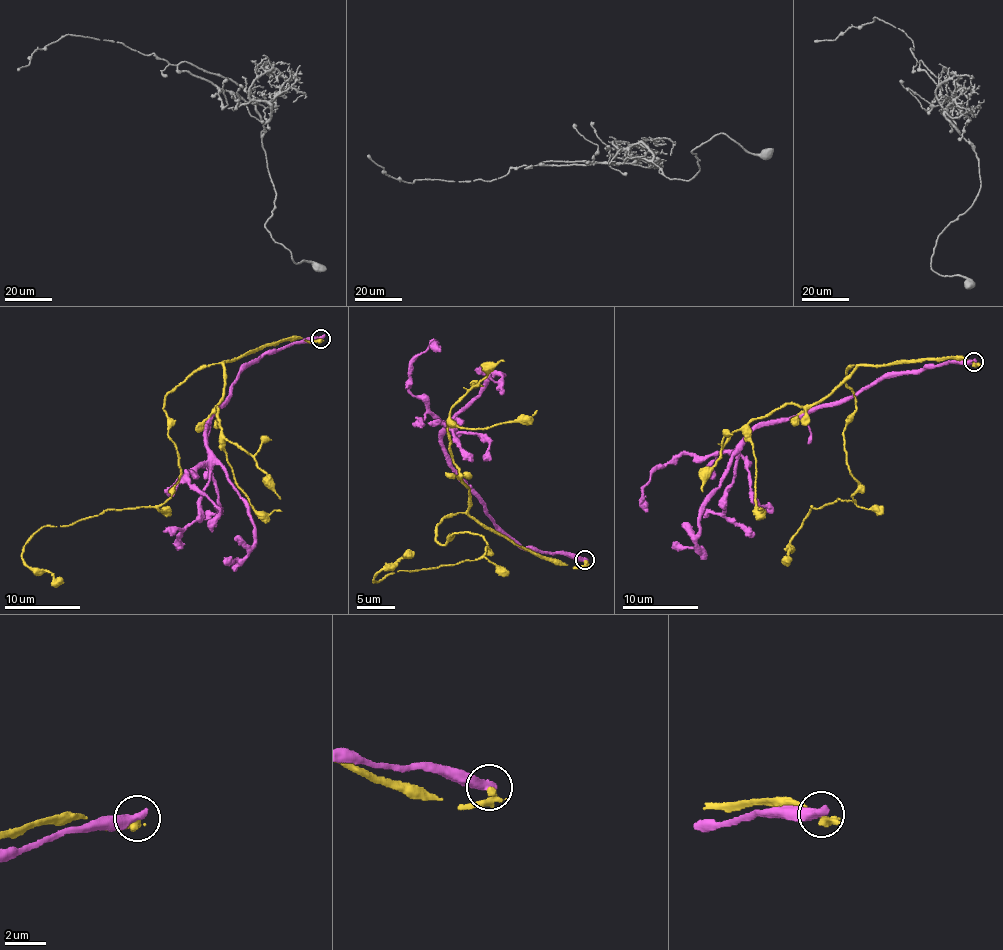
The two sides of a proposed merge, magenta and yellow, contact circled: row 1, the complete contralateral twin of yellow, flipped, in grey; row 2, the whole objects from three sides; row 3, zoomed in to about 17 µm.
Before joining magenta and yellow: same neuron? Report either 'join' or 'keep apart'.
keep apart

